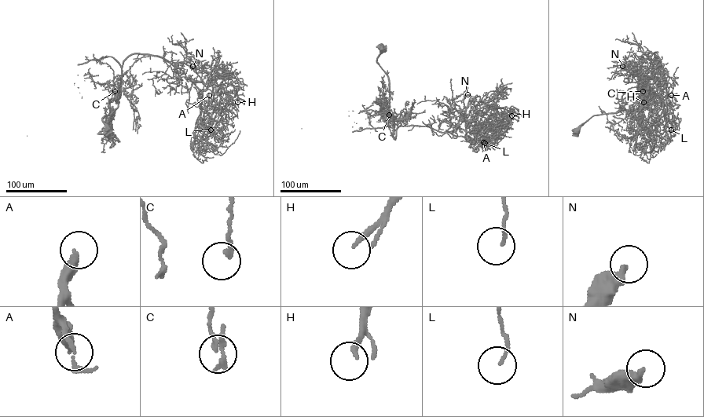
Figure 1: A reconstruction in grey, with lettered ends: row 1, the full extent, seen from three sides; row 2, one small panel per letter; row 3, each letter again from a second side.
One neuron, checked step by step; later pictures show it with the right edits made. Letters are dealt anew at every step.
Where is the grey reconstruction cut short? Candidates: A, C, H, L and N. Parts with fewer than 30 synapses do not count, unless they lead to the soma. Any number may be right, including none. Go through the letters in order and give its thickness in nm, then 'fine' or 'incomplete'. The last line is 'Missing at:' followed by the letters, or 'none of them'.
A: 380 nm thick; incomplete
C: 150 nm thick; fine
H: 200 nm thick; incomplete
L: 110 nm thick; fine
N: 380 nm thick; fine
Missing at: A, H

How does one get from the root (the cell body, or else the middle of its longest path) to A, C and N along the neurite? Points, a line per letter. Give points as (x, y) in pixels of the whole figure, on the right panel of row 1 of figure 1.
A: (576, 131), (593, 115), (642, 110), (662, 102), (668, 93), (654, 53), (664, 69), (668, 110), (671, 95)
C: (576, 131), (594, 115), (643, 109), (649, 103), (643, 87), (643, 91)
N: (576, 131), (593, 115), (642, 110), (667, 96), (654, 53), (661, 60), (658, 67), (628, 61), (622, 66)

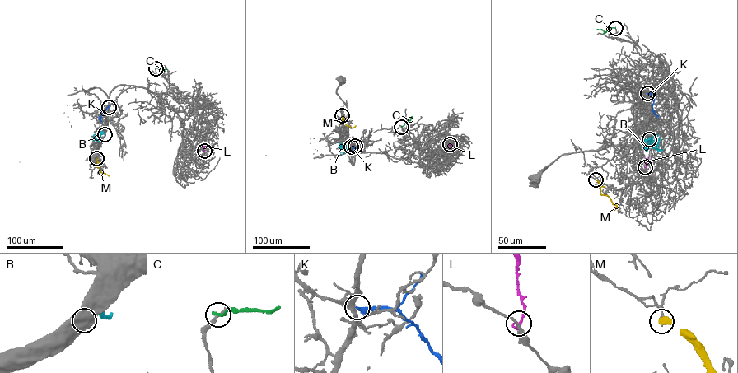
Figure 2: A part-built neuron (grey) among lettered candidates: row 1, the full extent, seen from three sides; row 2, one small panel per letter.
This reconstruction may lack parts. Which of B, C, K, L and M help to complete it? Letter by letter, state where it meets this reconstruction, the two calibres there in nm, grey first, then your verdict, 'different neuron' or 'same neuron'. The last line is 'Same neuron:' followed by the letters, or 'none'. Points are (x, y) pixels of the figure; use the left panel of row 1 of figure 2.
B: (105, 134) | 600/380 nm | same neuron
C: (156, 68) | 280/260 nm | different neuron
K: (109, 107) | 480/280 nm | different neuron
L: (204, 151) | 240/160 nm | different neuron
M: (96, 158) | 200/400 nm | different neuron
Same neuron: B

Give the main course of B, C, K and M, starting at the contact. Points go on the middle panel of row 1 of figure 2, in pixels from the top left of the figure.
B: (351, 146), (339, 144), (342, 146)
C: (401, 127), (412, 116)
K: (355, 146), (351, 150), (344, 149), (347, 150)
M: (343, 115), (347, 125), (352, 128), (355, 125)

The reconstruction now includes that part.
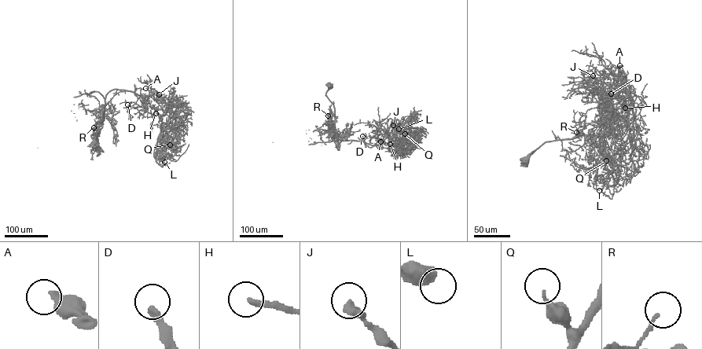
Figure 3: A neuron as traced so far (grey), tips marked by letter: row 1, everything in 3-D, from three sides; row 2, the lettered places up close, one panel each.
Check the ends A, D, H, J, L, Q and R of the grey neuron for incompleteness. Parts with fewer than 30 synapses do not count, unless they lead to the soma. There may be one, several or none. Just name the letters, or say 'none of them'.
A, D, H

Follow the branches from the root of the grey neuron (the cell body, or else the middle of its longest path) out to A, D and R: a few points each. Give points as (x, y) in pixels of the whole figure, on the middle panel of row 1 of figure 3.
A: (329, 85), (325, 95), (334, 108), (337, 148), (343, 141), (373, 145), (384, 141), (384, 137), (380, 141)
D: (329, 85), (325, 95), (334, 108), (337, 148), (343, 141), (362, 141), (374, 145), (369, 147), (362, 136)
R: (329, 85), (325, 95), (333, 106), (334, 126), (328, 123), (328, 115)

